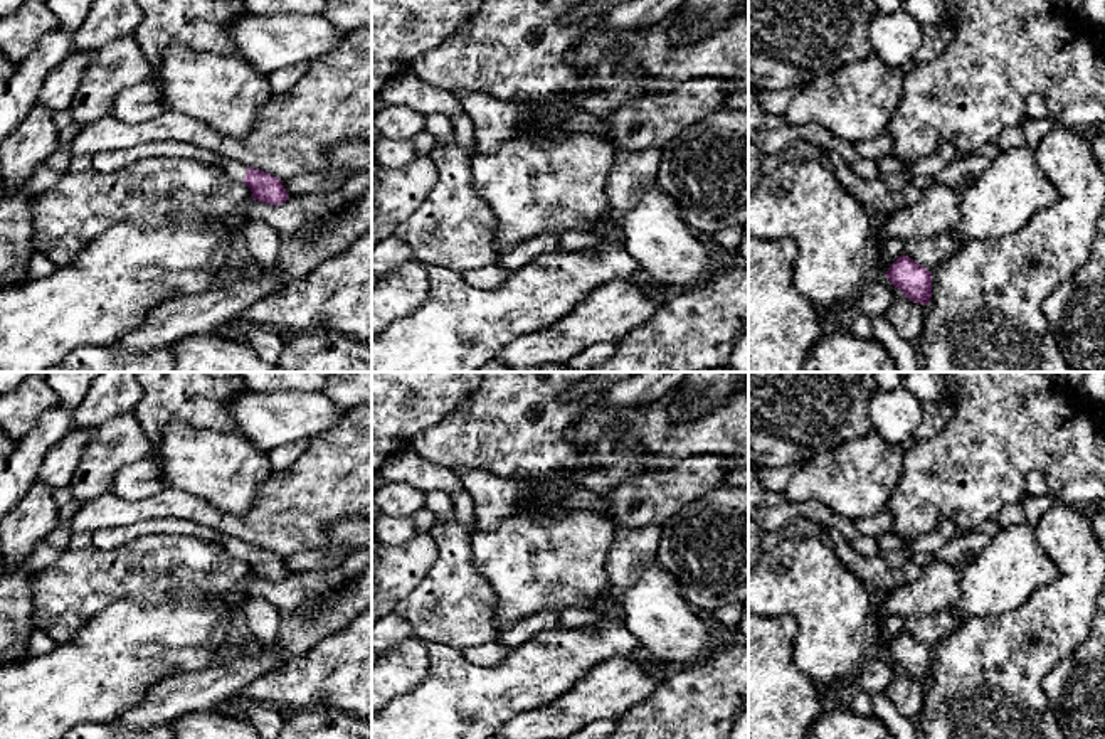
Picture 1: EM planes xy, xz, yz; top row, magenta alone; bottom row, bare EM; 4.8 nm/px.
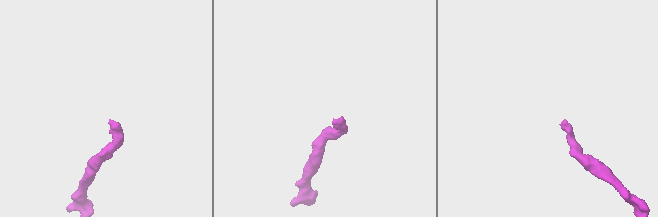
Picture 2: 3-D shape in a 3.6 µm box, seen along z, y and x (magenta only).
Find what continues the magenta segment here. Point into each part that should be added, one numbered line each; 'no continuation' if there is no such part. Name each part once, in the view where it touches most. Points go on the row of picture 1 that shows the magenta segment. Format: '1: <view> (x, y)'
1: xy (234, 169)

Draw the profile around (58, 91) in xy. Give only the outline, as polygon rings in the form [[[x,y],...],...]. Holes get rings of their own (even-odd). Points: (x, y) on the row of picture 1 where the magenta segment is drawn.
[[[71,54],[57,64],[45,77],[35,103],[45,106],[52,114],[71,108],[82,72],[91,61],[93,54]]]

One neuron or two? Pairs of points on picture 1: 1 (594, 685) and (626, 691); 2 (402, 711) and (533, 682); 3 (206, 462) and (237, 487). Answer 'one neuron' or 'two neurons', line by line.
1: one neuron
2: one neuron
3: one neuron

